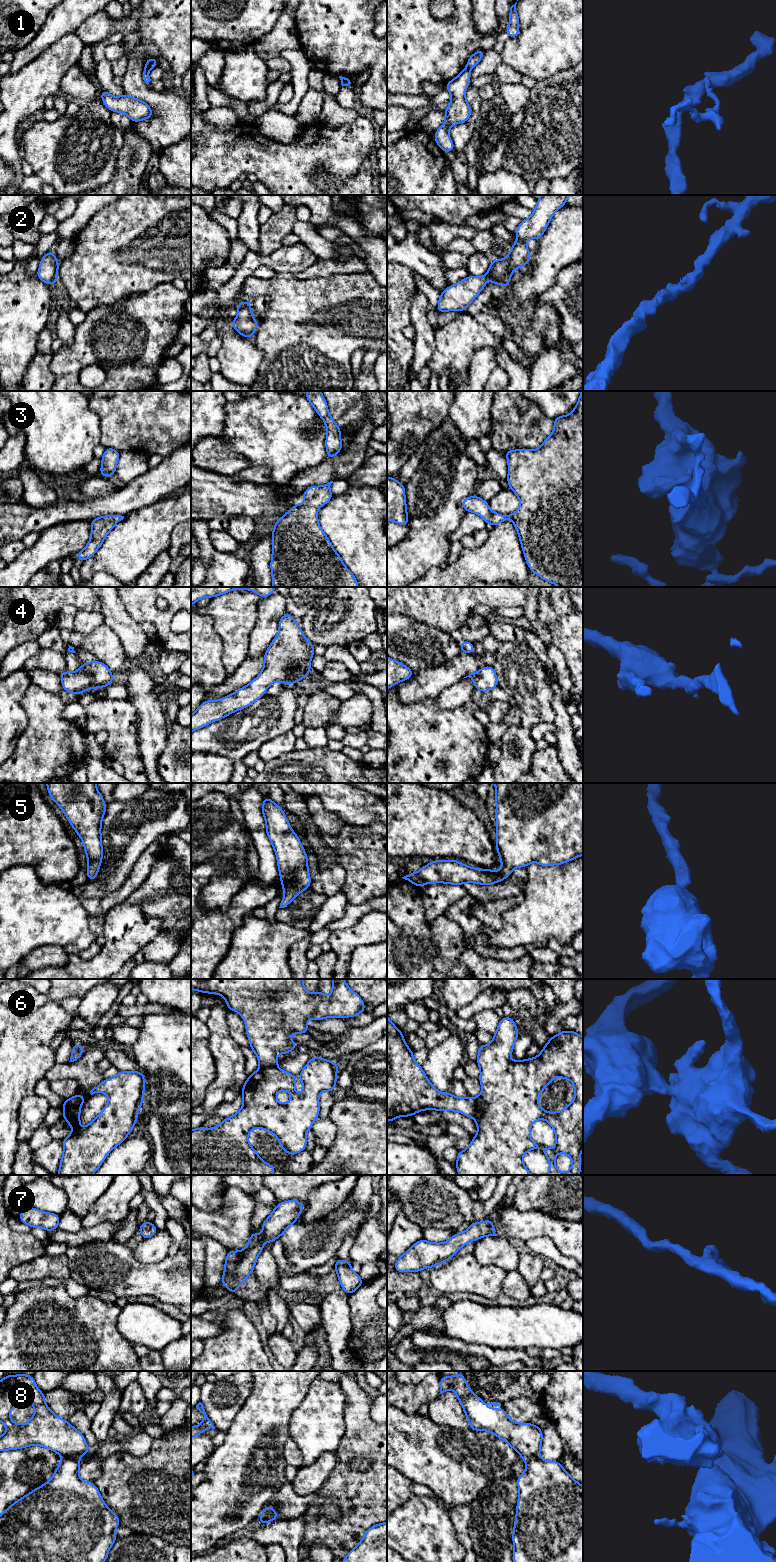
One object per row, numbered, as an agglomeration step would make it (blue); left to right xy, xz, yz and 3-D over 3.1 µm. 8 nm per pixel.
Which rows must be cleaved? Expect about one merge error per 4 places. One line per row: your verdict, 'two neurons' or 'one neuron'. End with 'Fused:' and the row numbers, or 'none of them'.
1: two neurons
2: one neuron
3: one neuron
4: one neuron
5: one neuron
6: two neurons
7: one neuron
8: two neurons
Fused: 1, 6, 8

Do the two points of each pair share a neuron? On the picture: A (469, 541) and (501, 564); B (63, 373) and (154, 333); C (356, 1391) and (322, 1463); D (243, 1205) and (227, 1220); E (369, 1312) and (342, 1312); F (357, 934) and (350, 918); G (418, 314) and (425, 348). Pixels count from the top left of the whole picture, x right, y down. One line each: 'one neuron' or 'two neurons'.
A: two neurons
B: one neuron
C: two neurons
D: one neuron
E: two neurons
F: two neurons
G: one neuron

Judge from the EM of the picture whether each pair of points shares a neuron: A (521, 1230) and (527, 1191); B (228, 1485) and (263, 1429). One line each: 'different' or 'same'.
A: different
B: same

